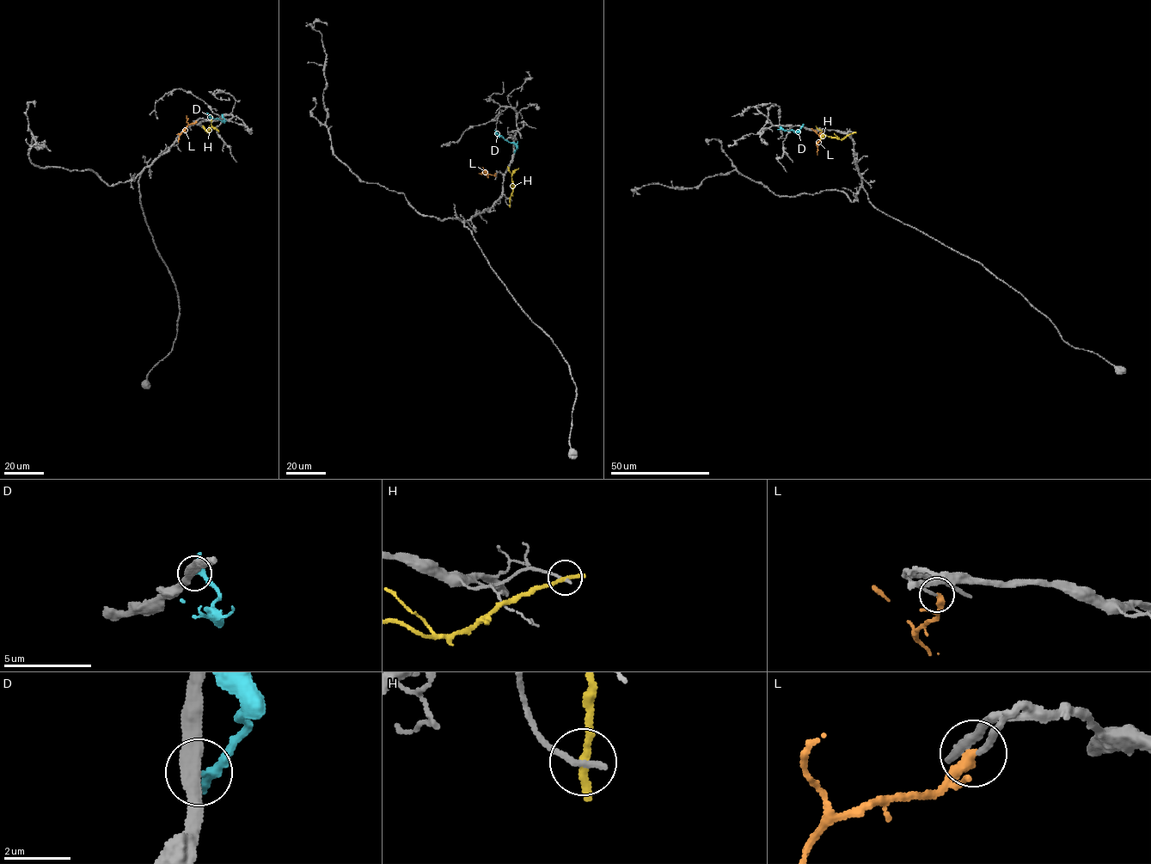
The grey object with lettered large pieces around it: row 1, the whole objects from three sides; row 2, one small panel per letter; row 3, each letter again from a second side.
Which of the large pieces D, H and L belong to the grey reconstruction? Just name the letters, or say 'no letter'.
L

